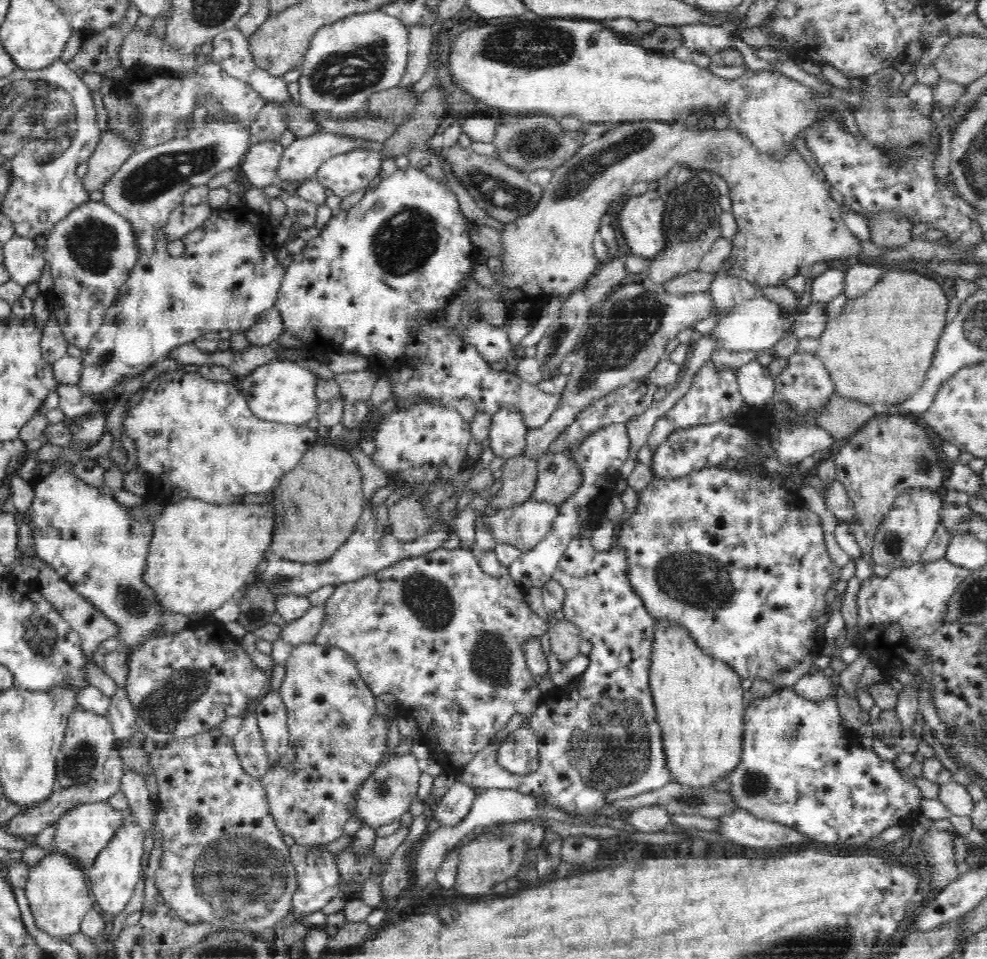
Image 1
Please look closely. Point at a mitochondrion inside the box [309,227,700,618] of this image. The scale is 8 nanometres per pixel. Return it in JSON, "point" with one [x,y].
{"point":[629,324]}

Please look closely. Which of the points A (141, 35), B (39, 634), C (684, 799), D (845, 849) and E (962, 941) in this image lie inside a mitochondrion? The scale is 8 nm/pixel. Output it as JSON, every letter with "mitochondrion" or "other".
{"A":"other","B":"mitochondrion","C":"mitochondrion","D":"other","E":"other"}

